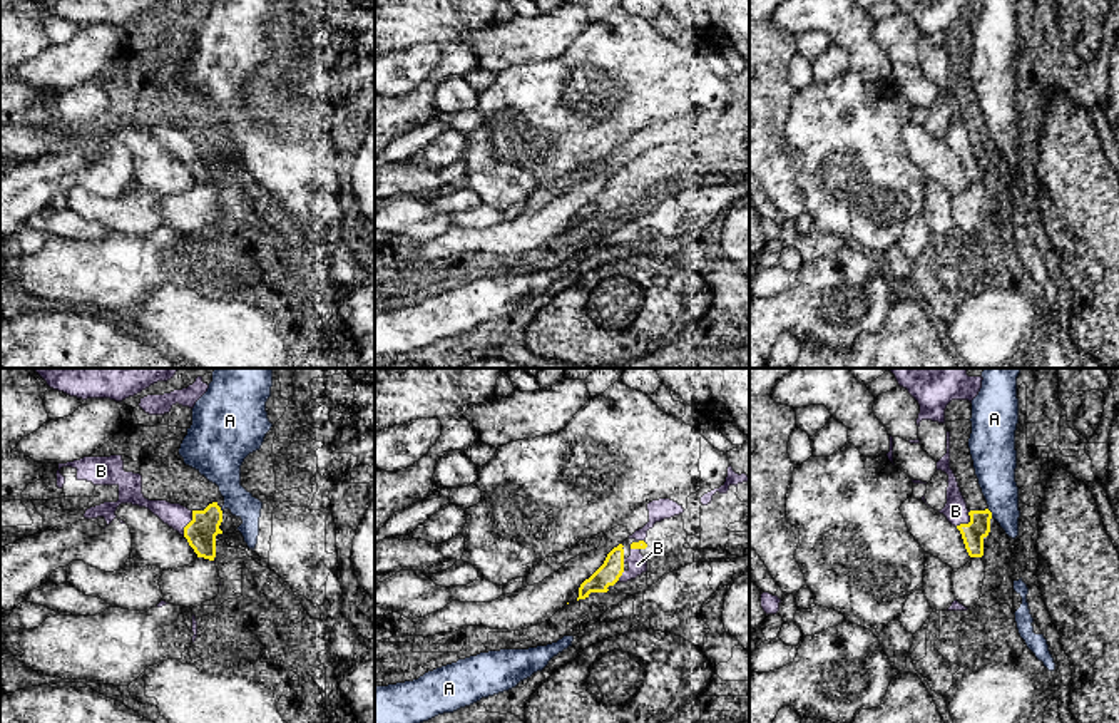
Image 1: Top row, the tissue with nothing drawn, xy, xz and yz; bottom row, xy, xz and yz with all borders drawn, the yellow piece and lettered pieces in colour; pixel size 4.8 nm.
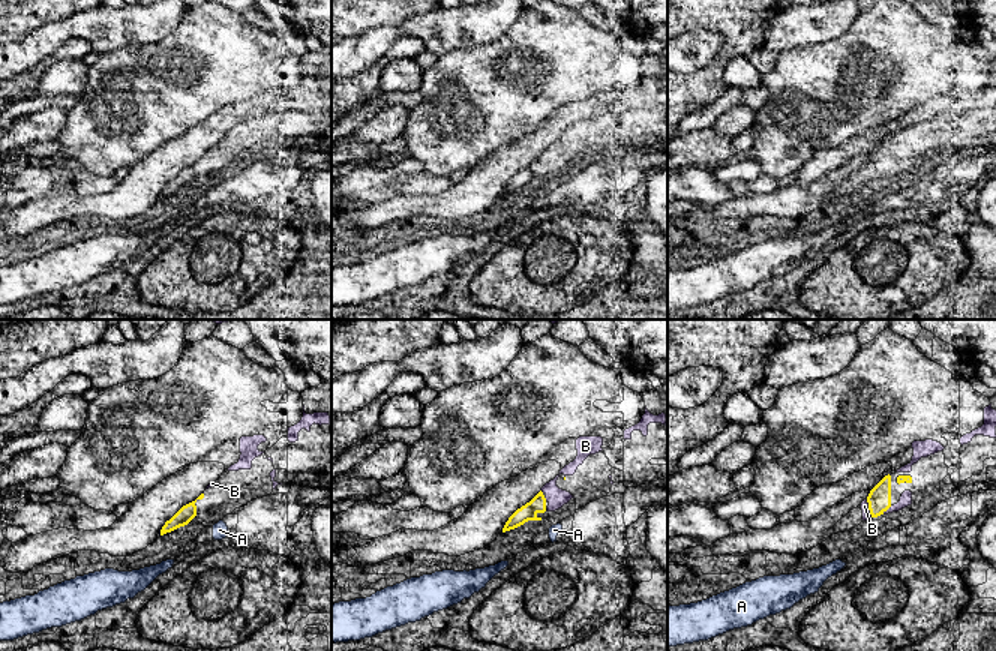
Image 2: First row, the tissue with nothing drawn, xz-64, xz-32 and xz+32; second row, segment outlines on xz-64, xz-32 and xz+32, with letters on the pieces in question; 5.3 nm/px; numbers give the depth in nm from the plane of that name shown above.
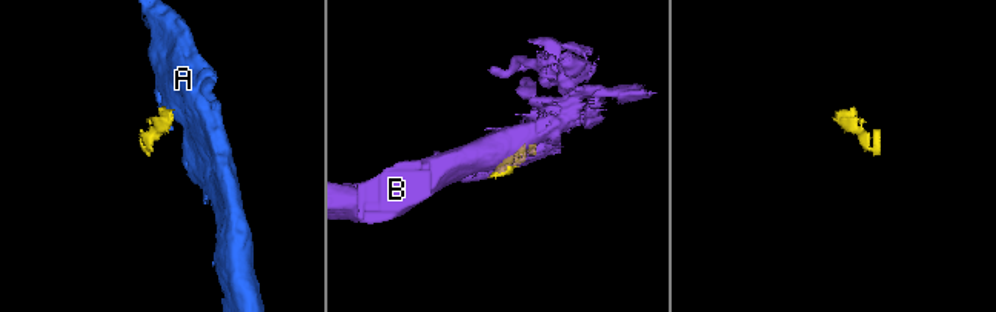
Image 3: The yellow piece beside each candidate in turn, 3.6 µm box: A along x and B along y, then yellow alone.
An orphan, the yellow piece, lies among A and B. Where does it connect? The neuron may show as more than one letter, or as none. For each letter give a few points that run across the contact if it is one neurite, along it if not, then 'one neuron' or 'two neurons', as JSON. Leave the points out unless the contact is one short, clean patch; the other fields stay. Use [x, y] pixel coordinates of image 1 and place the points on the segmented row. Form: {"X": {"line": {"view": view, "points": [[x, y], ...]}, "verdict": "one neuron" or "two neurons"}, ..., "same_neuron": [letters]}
{"A": {"line": {"view": "yz", "points": [[987, 509], [992, 516]]}, "verdict": "two neurons"}, "B": {"verdict": "two neurons"}, "same_neuron": []}

